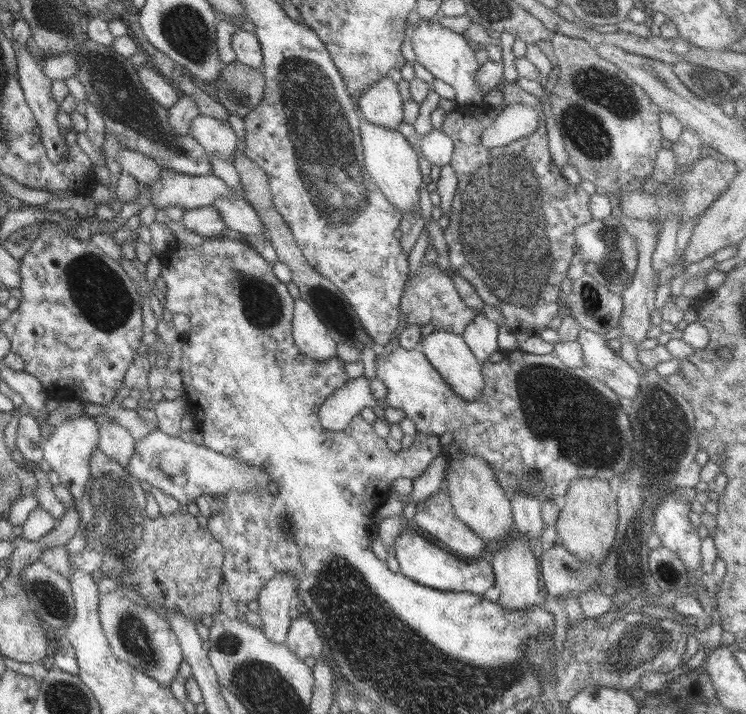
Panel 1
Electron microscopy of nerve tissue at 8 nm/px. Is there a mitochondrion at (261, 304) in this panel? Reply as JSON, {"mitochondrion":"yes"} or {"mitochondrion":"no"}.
{"mitochondrion":"yes"}

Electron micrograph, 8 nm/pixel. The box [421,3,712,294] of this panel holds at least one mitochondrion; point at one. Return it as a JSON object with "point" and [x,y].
{"point":[601,98]}

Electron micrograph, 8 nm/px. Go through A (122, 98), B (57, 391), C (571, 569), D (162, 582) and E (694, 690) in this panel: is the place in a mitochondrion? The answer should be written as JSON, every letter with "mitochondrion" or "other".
{"A":"mitochondrion","B":"other","C":"mitochondrion","D":"other","E":"other"}

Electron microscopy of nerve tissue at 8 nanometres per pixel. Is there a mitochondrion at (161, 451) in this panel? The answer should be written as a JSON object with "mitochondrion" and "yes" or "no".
{"mitochondrion":"no"}

